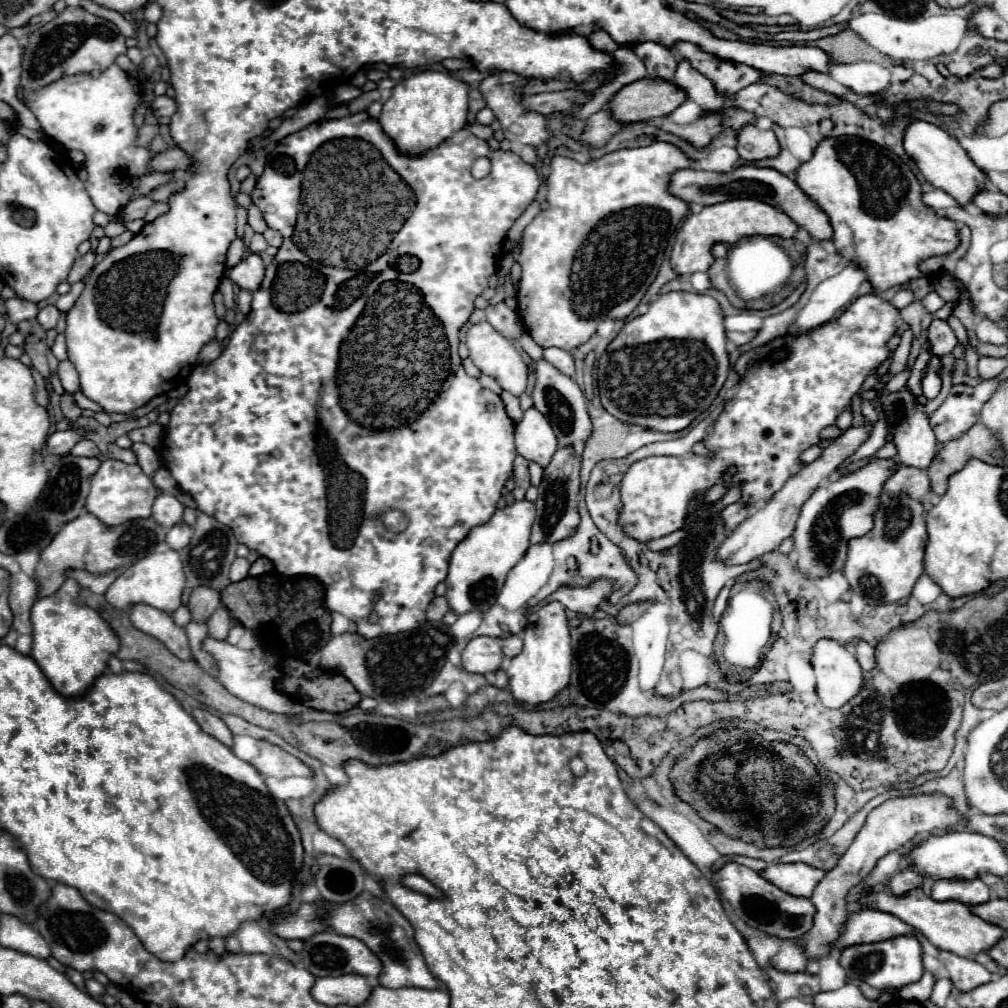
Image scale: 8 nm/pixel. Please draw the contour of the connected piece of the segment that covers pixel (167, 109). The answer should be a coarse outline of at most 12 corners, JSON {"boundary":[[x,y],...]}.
{"boundary":[[168,95],[156,97],[156,117],[172,117],[176,101]]}

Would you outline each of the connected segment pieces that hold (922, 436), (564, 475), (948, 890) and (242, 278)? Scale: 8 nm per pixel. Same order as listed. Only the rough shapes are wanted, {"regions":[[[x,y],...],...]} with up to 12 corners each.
{"regions":[[[908,389],[882,397],[902,465],[926,469],[936,437]],[[558,447],[538,485],[530,543],[580,523],[580,455]],[[938,879],[934,901],[980,905],[990,899],[982,879]],[[258,253],[230,267],[228,277],[248,291],[264,279],[264,261]]]}

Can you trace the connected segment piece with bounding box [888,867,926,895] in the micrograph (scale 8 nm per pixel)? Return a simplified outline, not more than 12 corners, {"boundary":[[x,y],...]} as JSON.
{"boundary":[[902,869],[888,885],[892,893],[902,895],[912,887],[922,887],[922,875]]}

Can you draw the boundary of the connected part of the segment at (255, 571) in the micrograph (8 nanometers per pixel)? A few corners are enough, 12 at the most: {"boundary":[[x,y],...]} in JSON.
{"boundary":[[259,557],[250,567],[249,576],[256,577],[274,568],[272,562]]}

